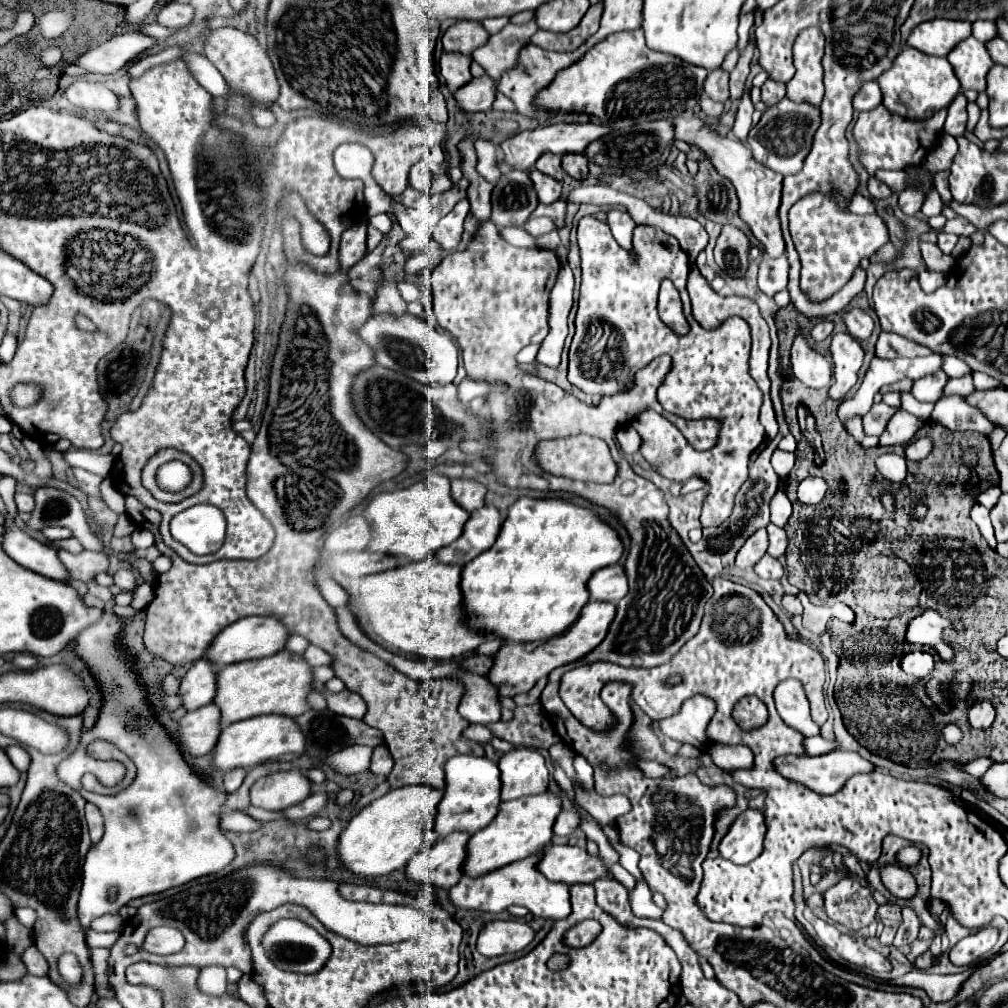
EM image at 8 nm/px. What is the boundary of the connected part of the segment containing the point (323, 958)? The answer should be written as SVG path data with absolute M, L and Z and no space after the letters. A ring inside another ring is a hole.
M280 919L276 921L270 931L264 935L264 949L268 957L274 961L276 967L284 971L298 971L298 973L316 973L324 967L330 953L324 953L324 937L314 931L310 925L298 919Z

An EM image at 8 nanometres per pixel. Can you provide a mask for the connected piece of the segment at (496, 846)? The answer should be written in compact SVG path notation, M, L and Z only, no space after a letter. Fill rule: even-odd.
M552 791L534 795L534 797L502 801L494 821L486 829L480 829L470 837L464 873L468 873L470 877L478 877L482 873L490 873L498 867L504 867L506 863L514 863L518 859L524 859L536 853L538 849L550 843L552 825L560 811L562 811L562 799Z

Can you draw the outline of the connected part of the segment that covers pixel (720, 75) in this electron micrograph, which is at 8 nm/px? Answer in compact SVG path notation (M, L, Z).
M722 69L710 71L704 83L704 91L710 99L718 103L726 103L728 101L728 73Z

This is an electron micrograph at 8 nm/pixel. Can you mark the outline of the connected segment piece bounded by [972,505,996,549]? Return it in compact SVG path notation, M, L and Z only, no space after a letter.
M974 505L972 521L978 525L980 535L986 539L986 543L994 549L996 547L996 539L994 539L994 529L992 529L992 523L990 523L990 511L984 505Z

